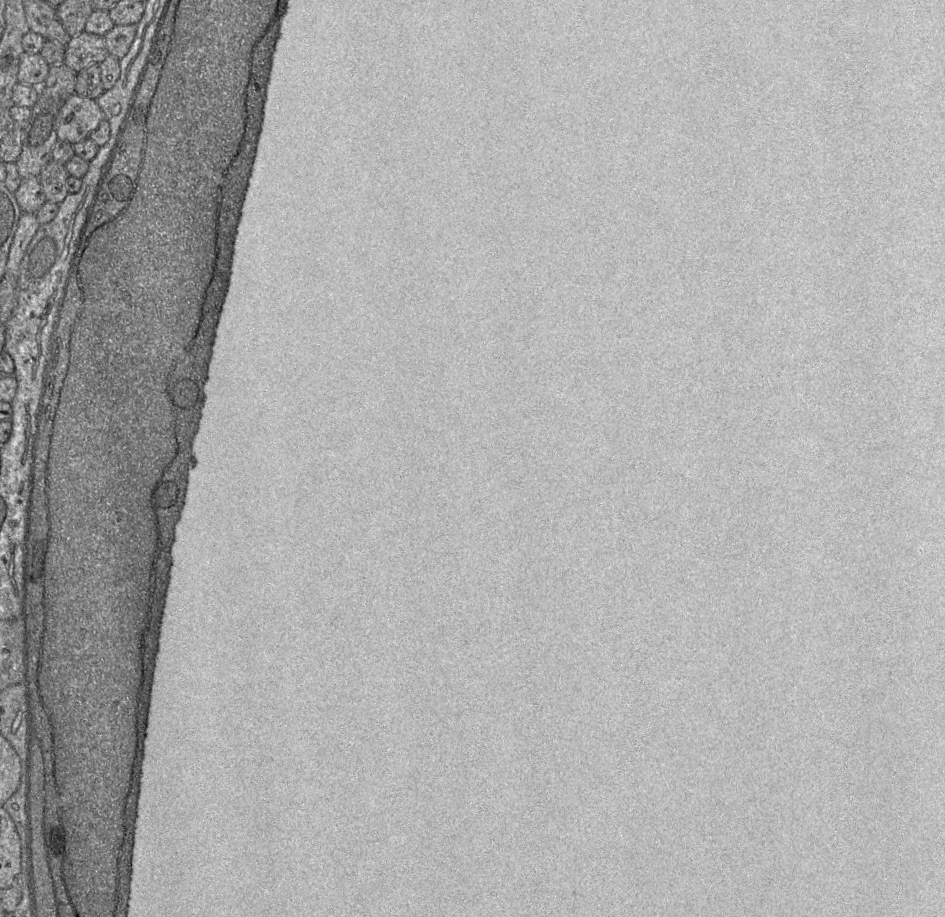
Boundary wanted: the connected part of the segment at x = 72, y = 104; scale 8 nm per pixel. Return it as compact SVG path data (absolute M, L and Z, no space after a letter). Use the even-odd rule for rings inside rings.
M74 93L62 104L58 116L58 140L77 144L89 137L105 119L96 100Z

